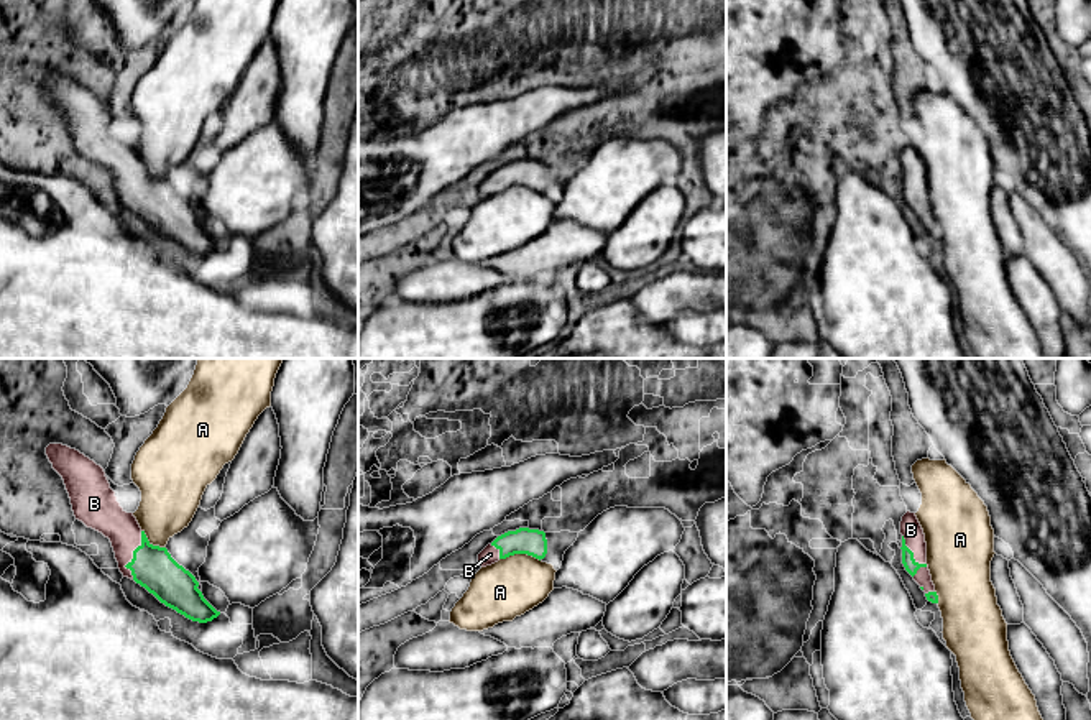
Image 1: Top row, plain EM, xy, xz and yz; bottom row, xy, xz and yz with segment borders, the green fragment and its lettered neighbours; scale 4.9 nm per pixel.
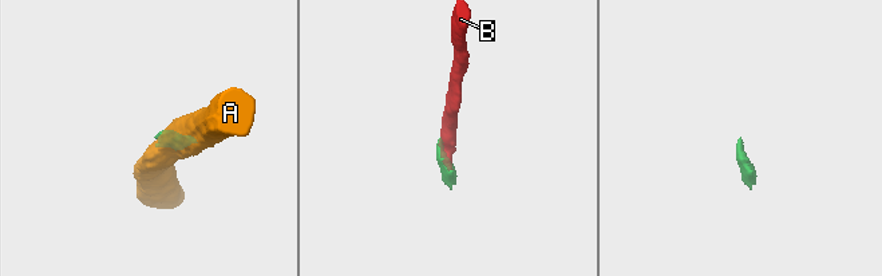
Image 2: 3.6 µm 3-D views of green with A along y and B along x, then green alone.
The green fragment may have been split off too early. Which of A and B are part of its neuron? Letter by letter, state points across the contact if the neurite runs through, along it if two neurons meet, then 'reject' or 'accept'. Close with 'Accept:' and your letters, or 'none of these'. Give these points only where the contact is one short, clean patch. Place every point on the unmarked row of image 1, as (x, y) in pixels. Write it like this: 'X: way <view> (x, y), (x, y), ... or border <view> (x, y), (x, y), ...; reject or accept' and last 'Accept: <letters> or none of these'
A: reject
B: way xy (153, 199), (133, 188), (127, 168), (105, 147); accept
Accept: B

